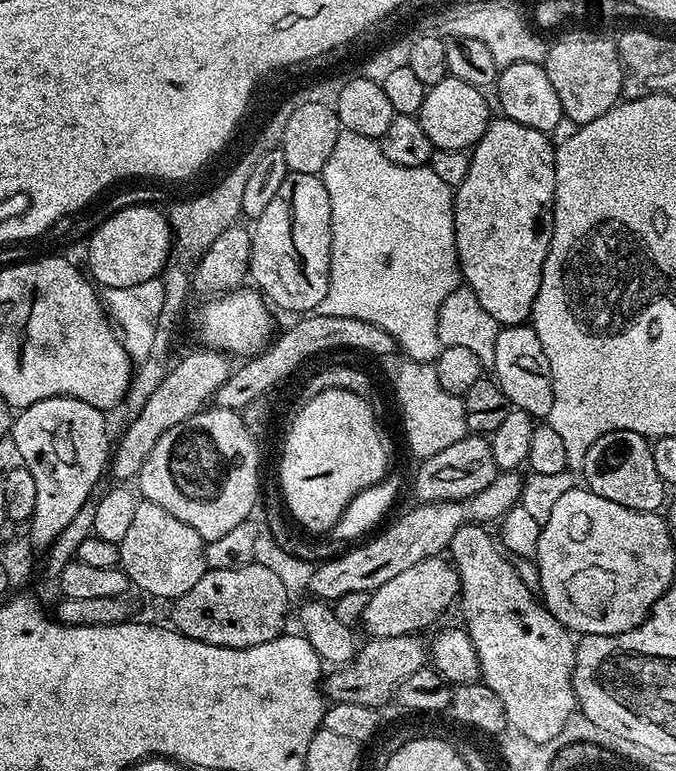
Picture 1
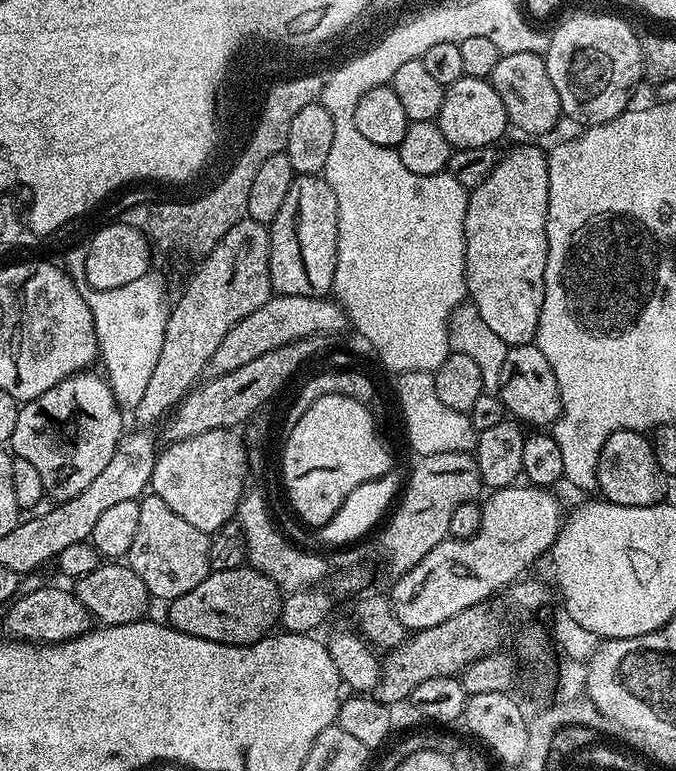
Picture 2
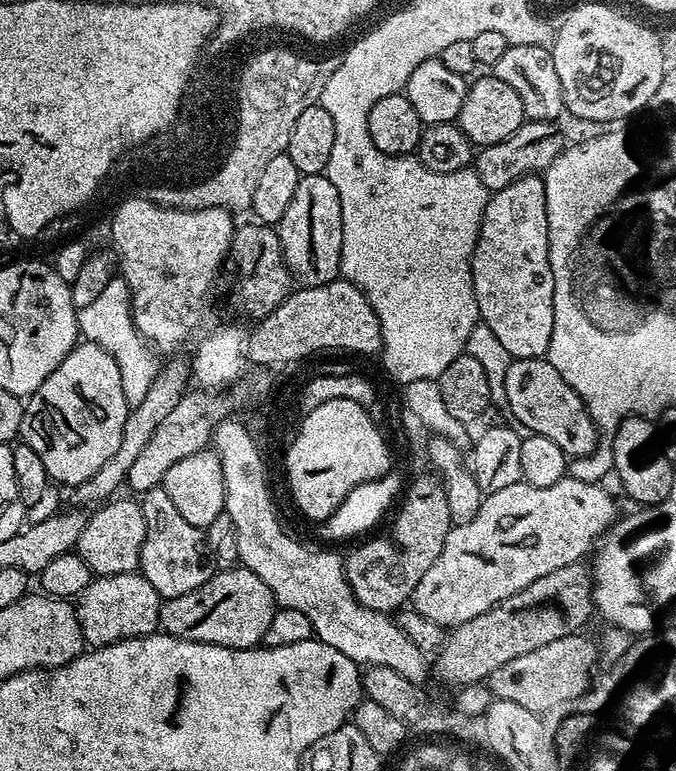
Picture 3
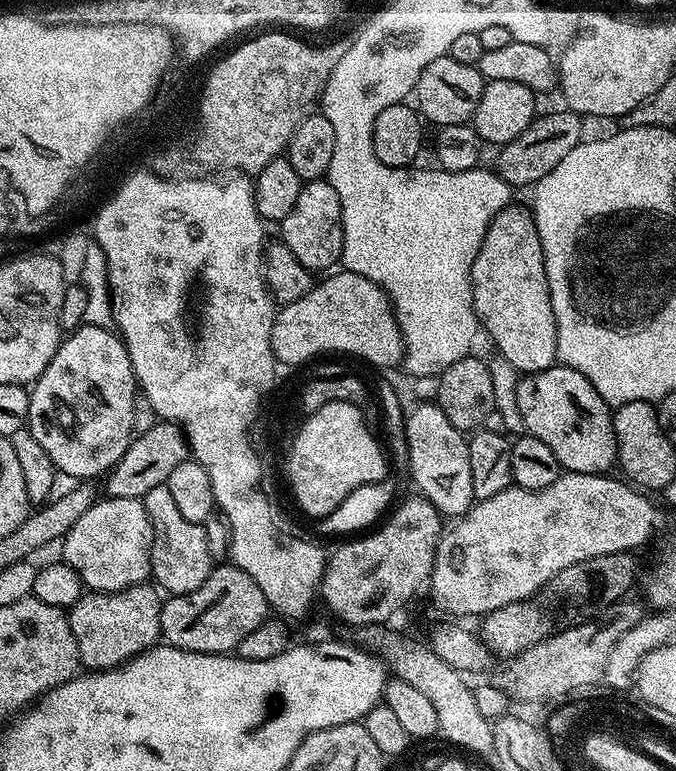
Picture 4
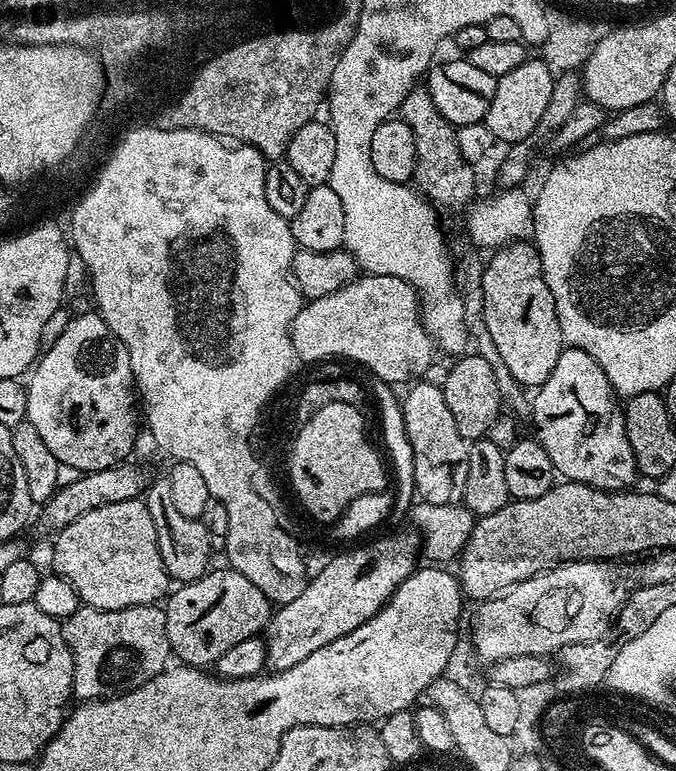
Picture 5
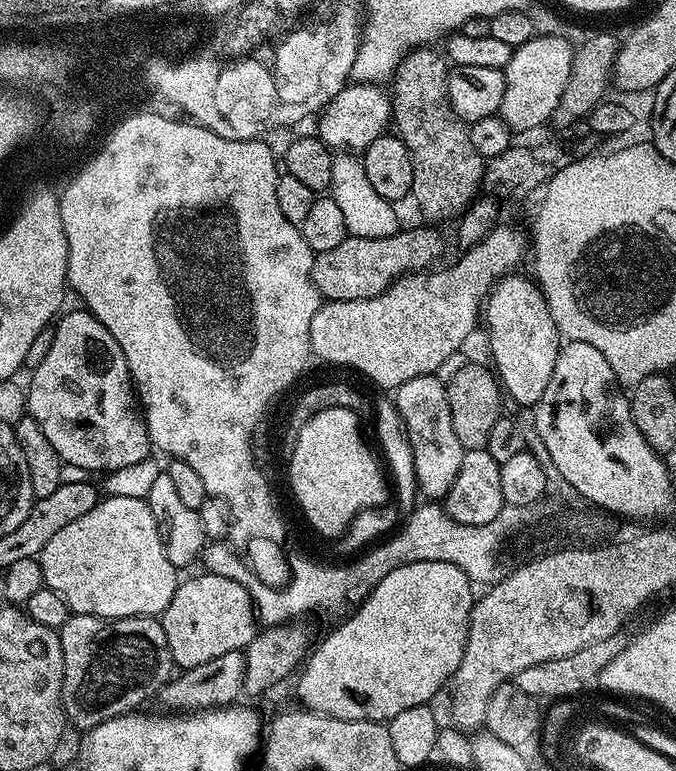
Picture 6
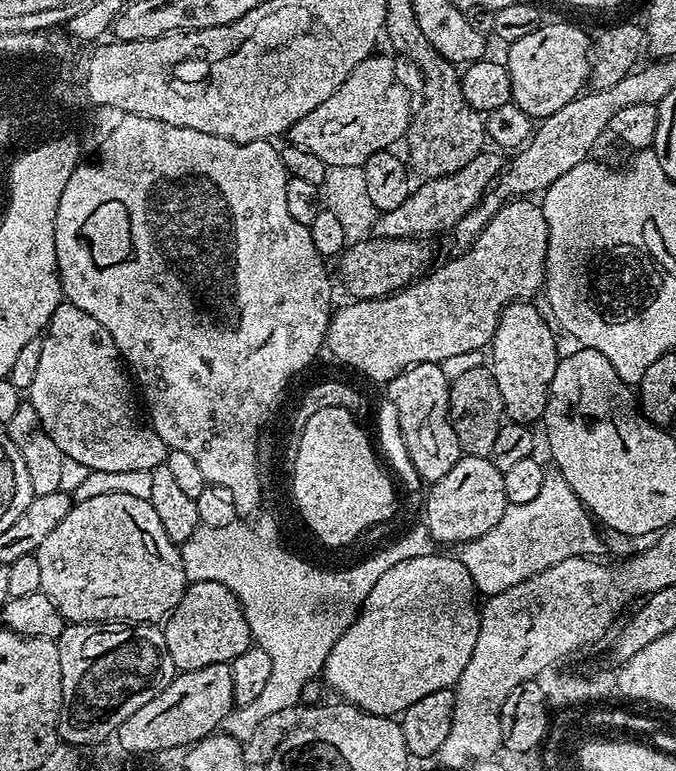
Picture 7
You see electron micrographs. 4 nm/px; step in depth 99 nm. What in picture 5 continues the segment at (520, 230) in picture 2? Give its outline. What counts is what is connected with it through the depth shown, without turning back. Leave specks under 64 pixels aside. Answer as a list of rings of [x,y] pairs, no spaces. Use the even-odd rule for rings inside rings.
[[[509,242],[495,249],[489,256],[484,265],[481,286],[486,327],[490,330],[494,346],[501,354],[502,362],[506,362],[507,369],[513,377],[525,389],[535,390],[546,382],[546,378],[550,378],[550,370],[554,370],[566,347],[562,326],[558,322],[558,310],[554,306],[554,294],[550,294],[550,286],[544,277],[540,254],[536,251],[535,243]]]

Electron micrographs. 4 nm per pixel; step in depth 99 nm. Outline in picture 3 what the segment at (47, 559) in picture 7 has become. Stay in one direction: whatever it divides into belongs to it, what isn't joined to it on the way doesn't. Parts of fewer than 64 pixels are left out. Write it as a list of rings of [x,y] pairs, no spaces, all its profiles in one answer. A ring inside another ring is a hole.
[[[113,498],[101,503],[96,513],[88,516],[86,526],[78,538],[75,551],[79,552],[82,562],[90,566],[96,576],[113,576],[135,572],[140,567],[142,542],[146,538],[146,518],[139,503],[133,500]]]

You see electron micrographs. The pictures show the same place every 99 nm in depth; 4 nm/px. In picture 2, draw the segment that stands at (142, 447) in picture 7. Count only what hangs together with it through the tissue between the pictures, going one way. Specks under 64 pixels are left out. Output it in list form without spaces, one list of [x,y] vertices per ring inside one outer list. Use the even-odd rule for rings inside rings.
[[[76,372],[46,394],[27,401],[18,414],[18,426],[14,426],[11,451],[38,469],[45,493],[56,502],[82,494],[102,474],[125,431],[122,409],[116,404],[111,386],[103,375],[94,373]]]

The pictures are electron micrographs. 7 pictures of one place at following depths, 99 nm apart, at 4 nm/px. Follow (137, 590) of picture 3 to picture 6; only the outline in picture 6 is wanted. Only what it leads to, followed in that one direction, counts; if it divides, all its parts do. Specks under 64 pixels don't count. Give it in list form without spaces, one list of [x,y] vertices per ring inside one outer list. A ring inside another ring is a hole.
[[[69,615],[59,628],[64,677],[62,702],[67,723],[79,730],[87,730],[115,716],[131,713],[147,696],[155,697],[172,679],[174,665],[159,619],[155,616],[127,616],[117,620],[103,620],[101,616]]]

